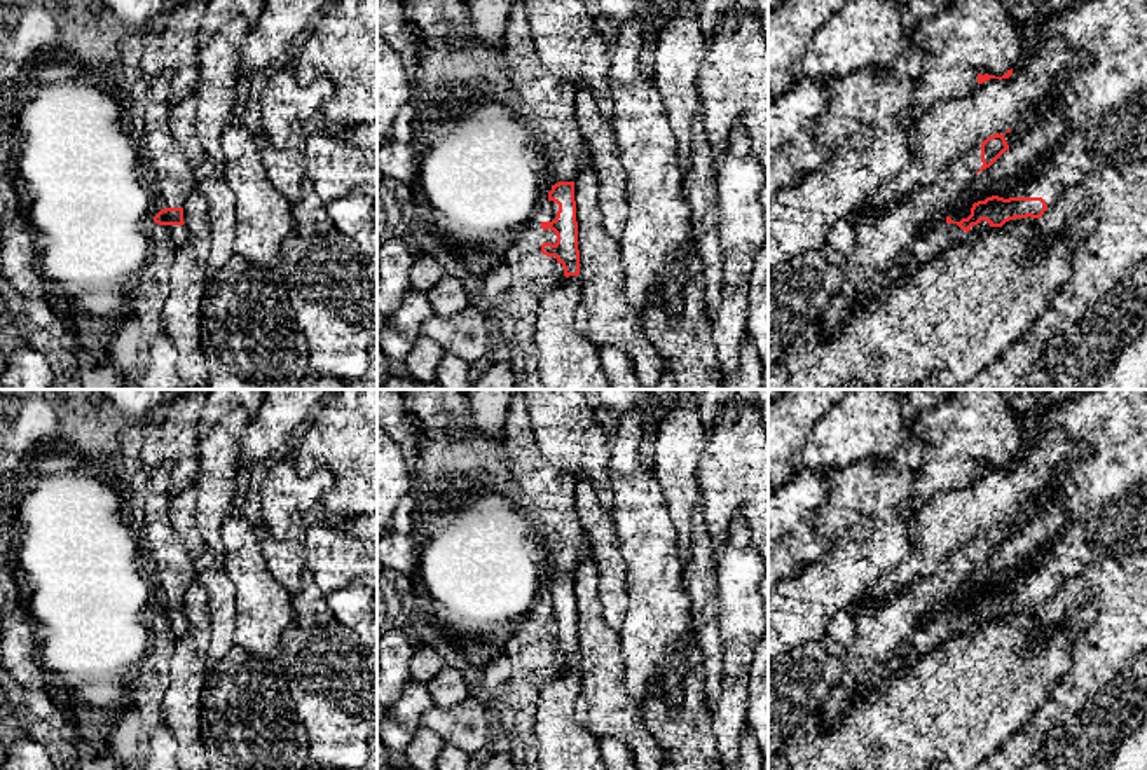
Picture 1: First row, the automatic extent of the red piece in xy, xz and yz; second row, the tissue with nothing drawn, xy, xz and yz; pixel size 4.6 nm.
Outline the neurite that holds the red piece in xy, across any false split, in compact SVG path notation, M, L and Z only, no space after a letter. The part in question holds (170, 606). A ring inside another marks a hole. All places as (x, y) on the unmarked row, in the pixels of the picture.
M168 512L152 513L152 531L159 536L161 602L154 608L159 616L183 616L183 595L197 581L194 562L182 547Z

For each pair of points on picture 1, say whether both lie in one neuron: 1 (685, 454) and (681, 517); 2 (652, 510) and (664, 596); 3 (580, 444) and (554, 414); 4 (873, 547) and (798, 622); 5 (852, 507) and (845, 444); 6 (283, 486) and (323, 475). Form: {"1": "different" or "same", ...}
{"1": "same", "2": "same", "3": "same", "4": "same", "5": "different", "6": "same"}

